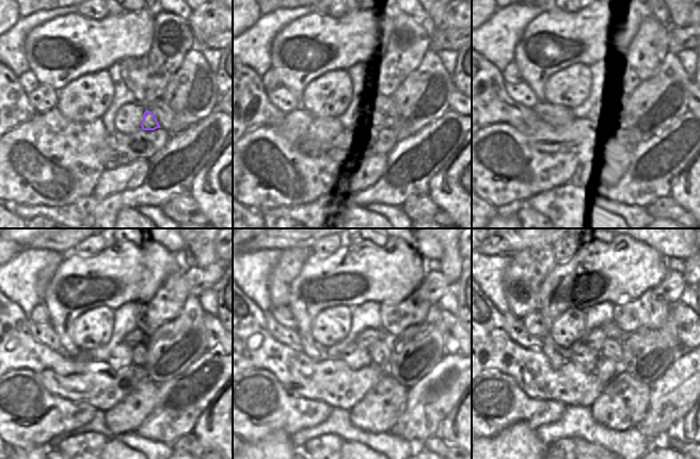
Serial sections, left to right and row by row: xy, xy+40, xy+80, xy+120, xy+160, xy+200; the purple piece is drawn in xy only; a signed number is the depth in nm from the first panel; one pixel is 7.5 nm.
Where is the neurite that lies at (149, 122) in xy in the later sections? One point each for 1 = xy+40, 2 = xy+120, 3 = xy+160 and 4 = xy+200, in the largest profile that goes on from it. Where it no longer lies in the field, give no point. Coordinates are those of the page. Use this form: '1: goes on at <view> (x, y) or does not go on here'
1: goes on at xy+40 (385, 120)
2: goes on at xy+120 (136, 338)
3: goes on at xy+160 (371, 338)
4: goes on at xy+200 (611, 349)

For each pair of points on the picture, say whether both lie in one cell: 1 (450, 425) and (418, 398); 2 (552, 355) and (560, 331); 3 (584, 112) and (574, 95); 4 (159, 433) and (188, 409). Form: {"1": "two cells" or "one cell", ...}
{"1": "two cells", "2": "two cells", "3": "two cells", "4": "one cell"}

